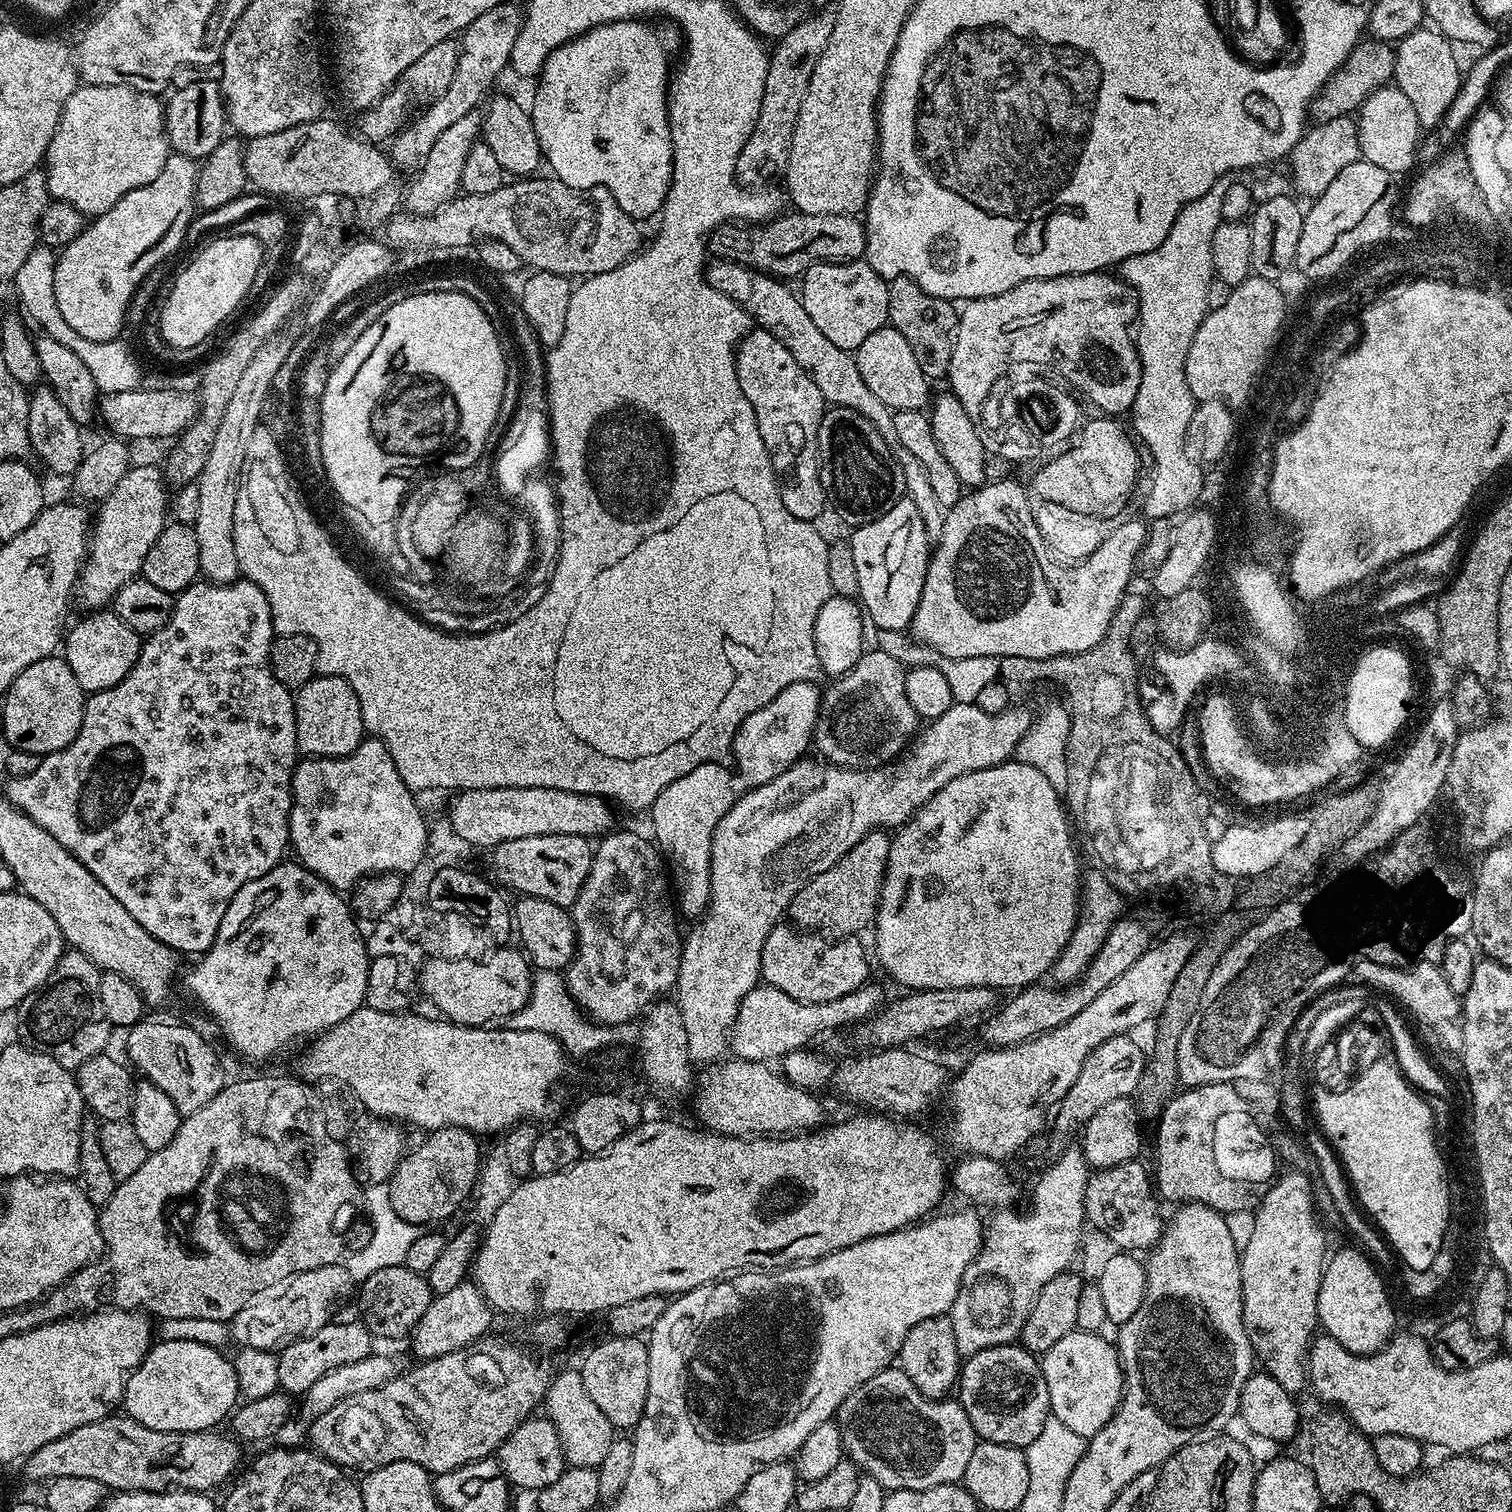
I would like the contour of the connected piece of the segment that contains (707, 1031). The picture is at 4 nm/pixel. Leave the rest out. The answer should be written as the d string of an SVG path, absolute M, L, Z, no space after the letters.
M953 702L946 714L927 721L917 731L911 745L912 753L910 748L907 755L887 766L857 770L839 768L837 764L827 763L820 758L801 758L770 782L747 789L732 803L732 809L718 822L712 839L712 899L708 902L703 919L693 923L696 925L692 933L683 937L684 949L680 955L680 969L674 989L674 1002L682 1010L688 1053L693 1062L707 1066L725 1059L738 1006L761 979L762 946L770 930L781 923L794 894L798 894L806 882L822 874L822 870L830 870L838 858L862 842L867 832L896 830L907 824L931 796L946 786L946 782L962 774L986 770L1009 761L1031 721L1031 714L1016 706L991 716L975 702Z

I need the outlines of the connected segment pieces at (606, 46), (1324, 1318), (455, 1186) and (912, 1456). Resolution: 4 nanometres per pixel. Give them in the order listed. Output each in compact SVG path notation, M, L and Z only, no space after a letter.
M640 18L601 22L590 31L583 32L575 40L571 40L570 43L549 52L544 67L541 68L539 77L535 81L536 93L532 96L532 108L530 107L534 134L540 143L540 150L547 167L548 164L552 167L551 175L571 188L581 190L605 188L608 191L607 195L616 201L618 207L641 222L647 221L647 216L655 217L663 209L664 199L672 185L672 131L668 125L668 89L670 87L668 52L664 49L659 34L648 24L651 23Z
M1359 1247L1340 1248L1327 1257L1324 1272L1320 1275L1316 1319L1327 1335L1355 1356L1370 1356L1379 1352L1393 1335L1396 1312L1392 1300L1384 1289L1377 1265Z
M437 1128L425 1136L428 1137L413 1152L412 1149L405 1151L400 1157L387 1185L390 1206L394 1206L394 1214L398 1214L398 1218L417 1226L436 1226L439 1225L436 1224L439 1220L450 1219L471 1197L472 1188L480 1172L482 1151L480 1152L480 1144L476 1141L479 1139L465 1128Z
M899 1366L884 1368L874 1374L870 1382L862 1382L862 1386L850 1390L834 1419L845 1457L853 1460L863 1475L874 1477L885 1490L926 1490L963 1481L970 1454L974 1454L974 1446L978 1443L974 1426L970 1426L970 1418L966 1418L966 1410L959 1399L926 1398Z

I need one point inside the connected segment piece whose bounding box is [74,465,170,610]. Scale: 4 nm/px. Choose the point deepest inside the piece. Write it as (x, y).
(129, 520)

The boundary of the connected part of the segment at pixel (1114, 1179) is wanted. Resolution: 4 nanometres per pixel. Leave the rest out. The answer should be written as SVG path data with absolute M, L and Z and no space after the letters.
M1134 1159L1118 1166L1095 1169L1086 1182L1084 1214L1087 1223L1091 1227L1093 1224L1110 1243L1117 1244L1115 1247L1120 1250L1151 1249L1160 1241L1165 1226L1162 1216L1160 1220L1157 1197L1150 1187L1149 1169L1147 1172L1140 1163L1139 1159Z

